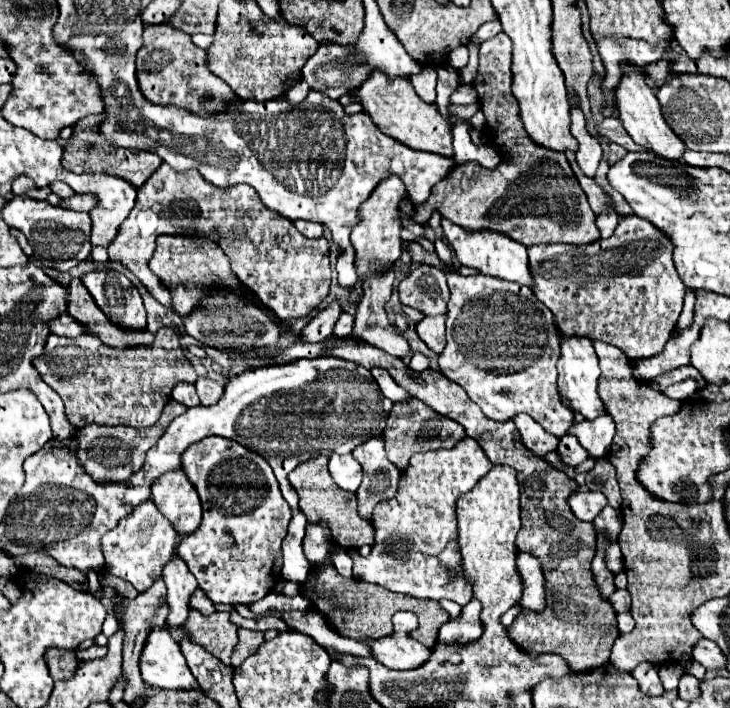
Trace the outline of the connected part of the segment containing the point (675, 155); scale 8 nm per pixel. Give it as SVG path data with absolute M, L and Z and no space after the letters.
M630 74L630 78L622 78L622 86L618 86L618 118L622 120L630 138L636 144L644 146L648 152L652 152L664 160L670 160L670 162L682 160L682 154L686 152L686 144L666 124L666 120L660 112L658 98L644 82L644 74Z

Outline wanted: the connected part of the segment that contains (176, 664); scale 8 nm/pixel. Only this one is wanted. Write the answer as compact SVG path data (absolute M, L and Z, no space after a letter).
M154 626L148 632L140 656L140 672L144 682L150 682L158 688L170 690L198 688L194 676L186 666L180 646L174 642L174 638L168 634L164 626Z

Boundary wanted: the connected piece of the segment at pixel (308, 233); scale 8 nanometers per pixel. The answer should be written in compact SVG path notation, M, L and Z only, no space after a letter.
M304 220L294 222L294 226L296 226L296 228L300 230L300 234L304 234L306 238L320 238L320 236L322 236L322 230L324 230L324 226L322 226L322 224L304 222Z

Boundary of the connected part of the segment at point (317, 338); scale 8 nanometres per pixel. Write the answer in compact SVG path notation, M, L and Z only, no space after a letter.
M332 304L332 306L328 306L326 310L322 310L320 314L316 314L316 316L304 326L304 330L300 332L300 340L302 340L302 342L322 342L322 340L326 340L326 338L332 334L334 322L338 320L340 312L342 312L340 306L338 306L338 304Z

